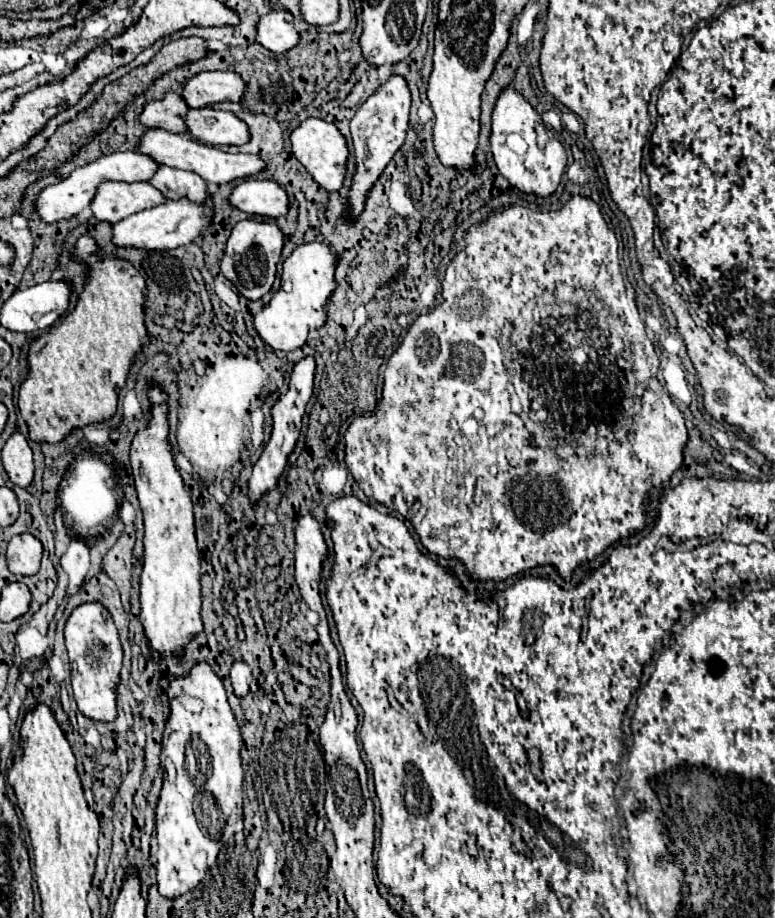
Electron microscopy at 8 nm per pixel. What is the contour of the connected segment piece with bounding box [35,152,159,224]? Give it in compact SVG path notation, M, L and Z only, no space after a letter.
M113 152L107 156L97 158L95 162L89 162L81 168L75 168L65 180L59 180L53 186L43 188L37 194L35 200L35 210L39 214L39 218L47 224L59 222L59 220L71 220L75 214L79 214L83 208L87 208L95 196L95 190L101 182L107 180L117 180L117 182L147 182L155 170L159 168L159 164L155 160L151 160L145 154L139 152Z

